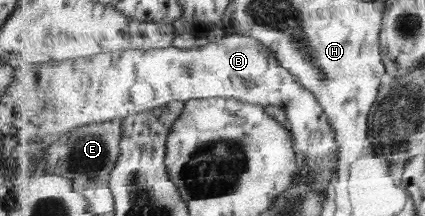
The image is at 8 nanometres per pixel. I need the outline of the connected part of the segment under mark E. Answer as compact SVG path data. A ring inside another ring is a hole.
M114 120L97 124L89 124L75 128L69 133L65 133L48 145L45 159L44 171L57 175L61 171L67 178L73 175L85 175L87 179L91 177L101 177L105 183L109 175L115 168L119 152L121 152L121 138L123 138L124 121Z

